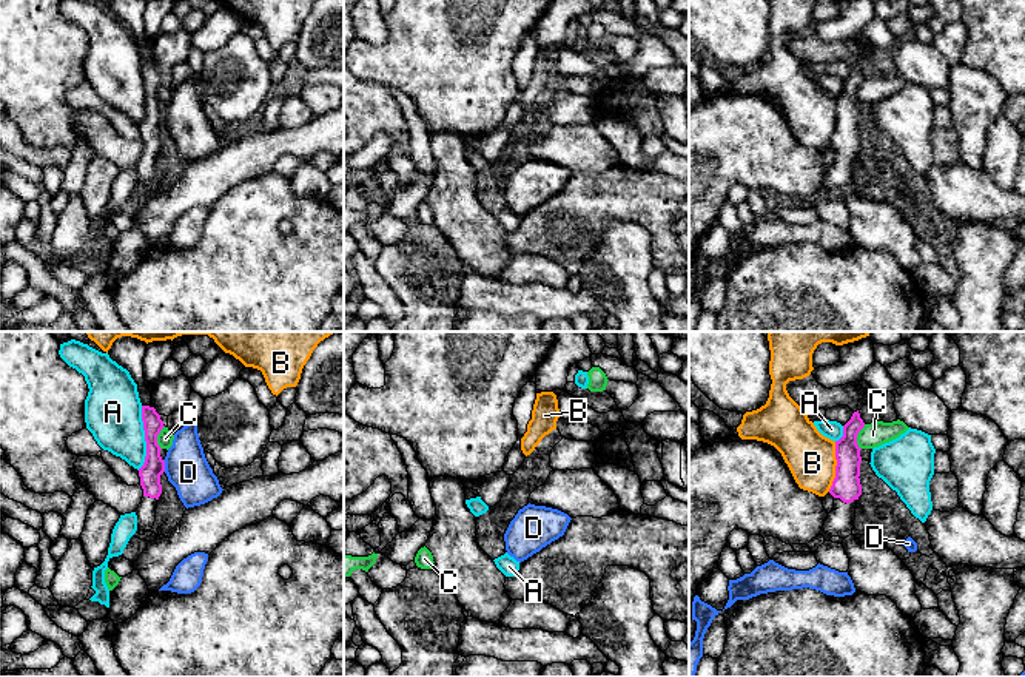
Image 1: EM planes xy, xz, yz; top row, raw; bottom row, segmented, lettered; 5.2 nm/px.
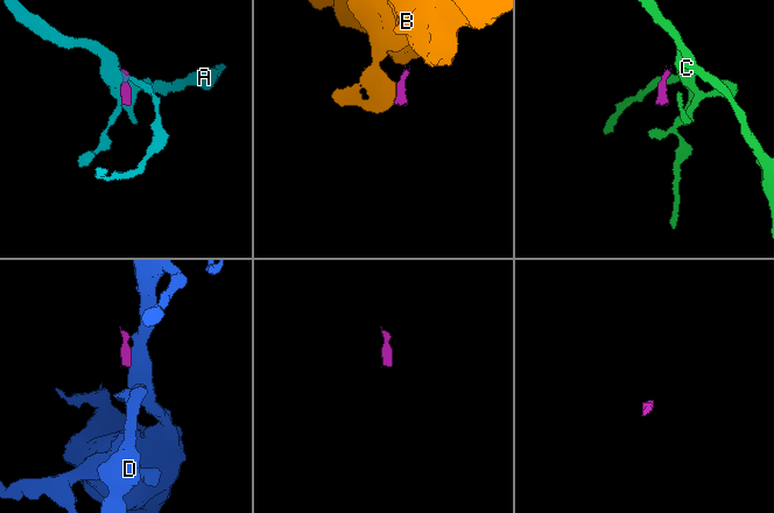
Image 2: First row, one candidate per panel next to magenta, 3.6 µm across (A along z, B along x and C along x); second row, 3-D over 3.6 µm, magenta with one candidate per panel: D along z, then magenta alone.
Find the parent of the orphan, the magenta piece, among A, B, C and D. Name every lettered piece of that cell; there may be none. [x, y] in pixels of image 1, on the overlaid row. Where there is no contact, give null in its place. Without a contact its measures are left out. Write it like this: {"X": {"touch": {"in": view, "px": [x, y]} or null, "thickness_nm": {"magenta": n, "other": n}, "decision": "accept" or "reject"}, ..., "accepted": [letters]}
{"A": {"touch": {"in": "xy", "px": [145, 438]}, "thickness_nm": {"magenta": 110, "other": 300}, "decision": "reject"}, "B": {"touch": {"in": "yz", "px": [836, 466]}, "thickness_nm": {"magenta": 150, "other": 260}, "decision": "reject"}, "C": {"touch": {"in": "yz", "px": [856, 437]}, "thickness_nm": {"magenta": 140, "other": 130}, "decision": "reject"}, "D": {"touch": {"in": "xy", "px": [164, 466]}, "thickness_nm": {"magenta": 110, "other": 220}, "decision": "reject"}, "accepted": []}

